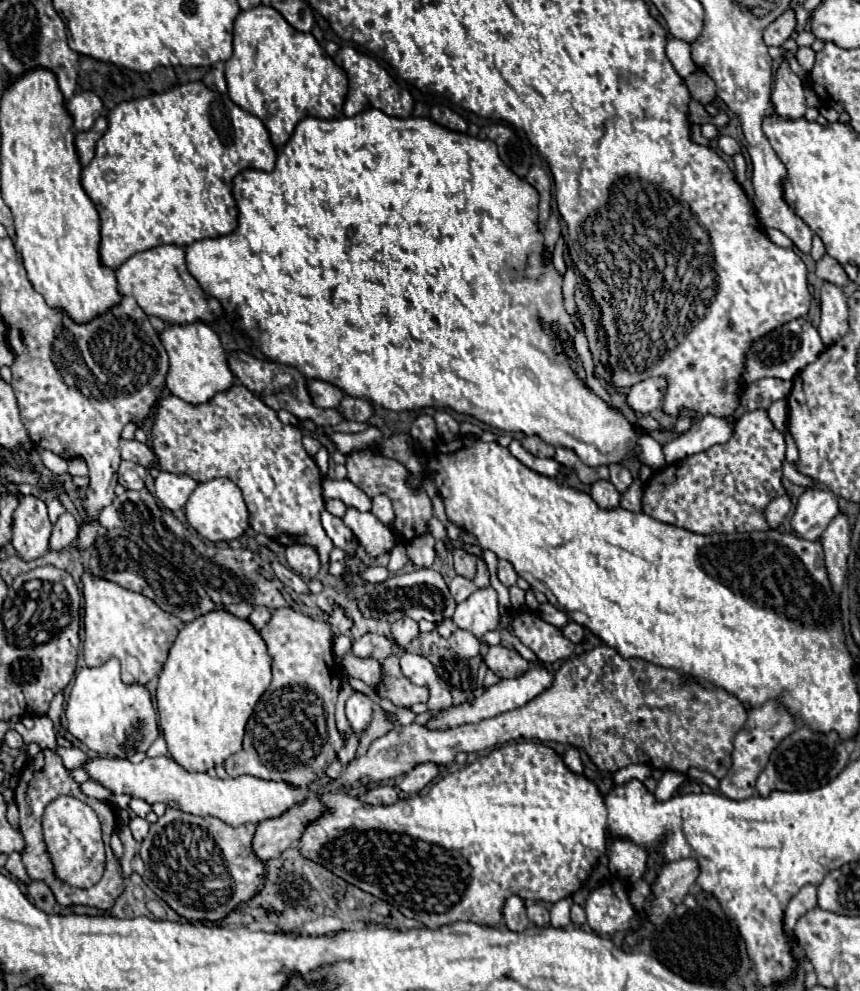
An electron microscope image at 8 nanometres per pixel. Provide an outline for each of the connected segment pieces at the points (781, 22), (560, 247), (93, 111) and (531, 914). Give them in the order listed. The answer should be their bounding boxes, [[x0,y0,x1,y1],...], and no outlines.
[[763,9,797,47],[553,236,566,275],[67,91,103,131],[527,903,549,927]]

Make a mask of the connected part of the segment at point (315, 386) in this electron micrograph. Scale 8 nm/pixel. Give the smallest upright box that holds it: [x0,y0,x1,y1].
[307,379,343,407]

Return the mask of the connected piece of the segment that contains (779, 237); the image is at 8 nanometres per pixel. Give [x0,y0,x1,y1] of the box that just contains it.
[766,228,794,248]

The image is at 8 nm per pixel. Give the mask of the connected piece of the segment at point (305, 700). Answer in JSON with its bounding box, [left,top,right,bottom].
[225,607,345,789]

